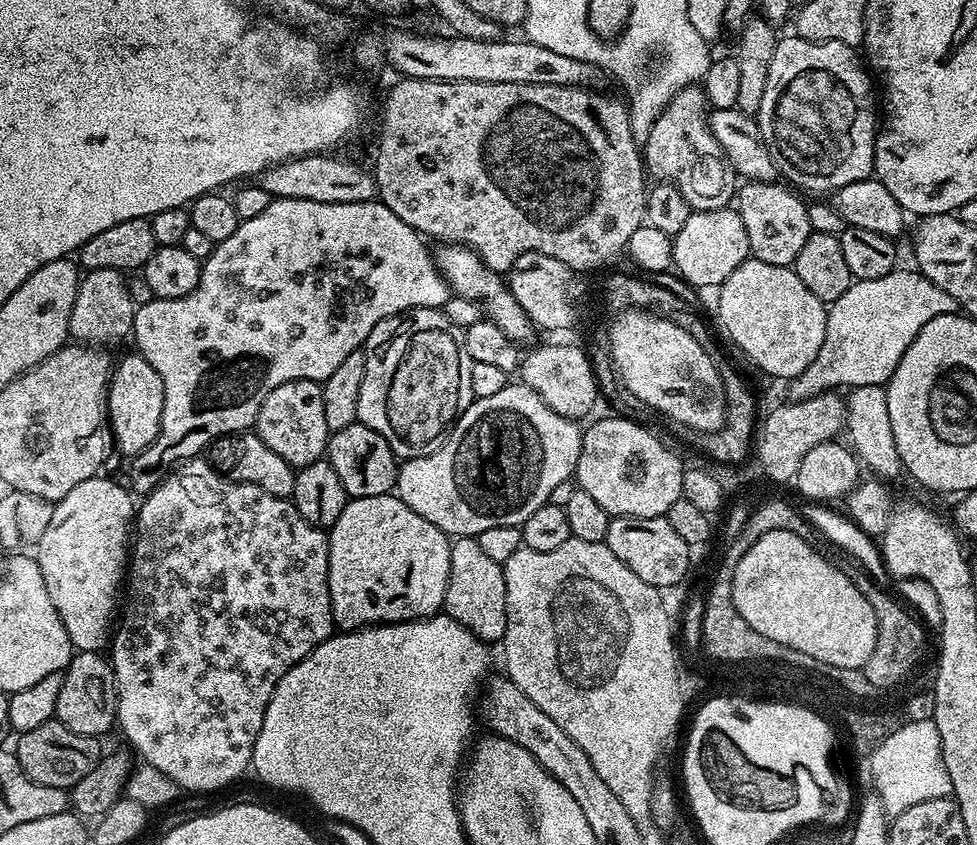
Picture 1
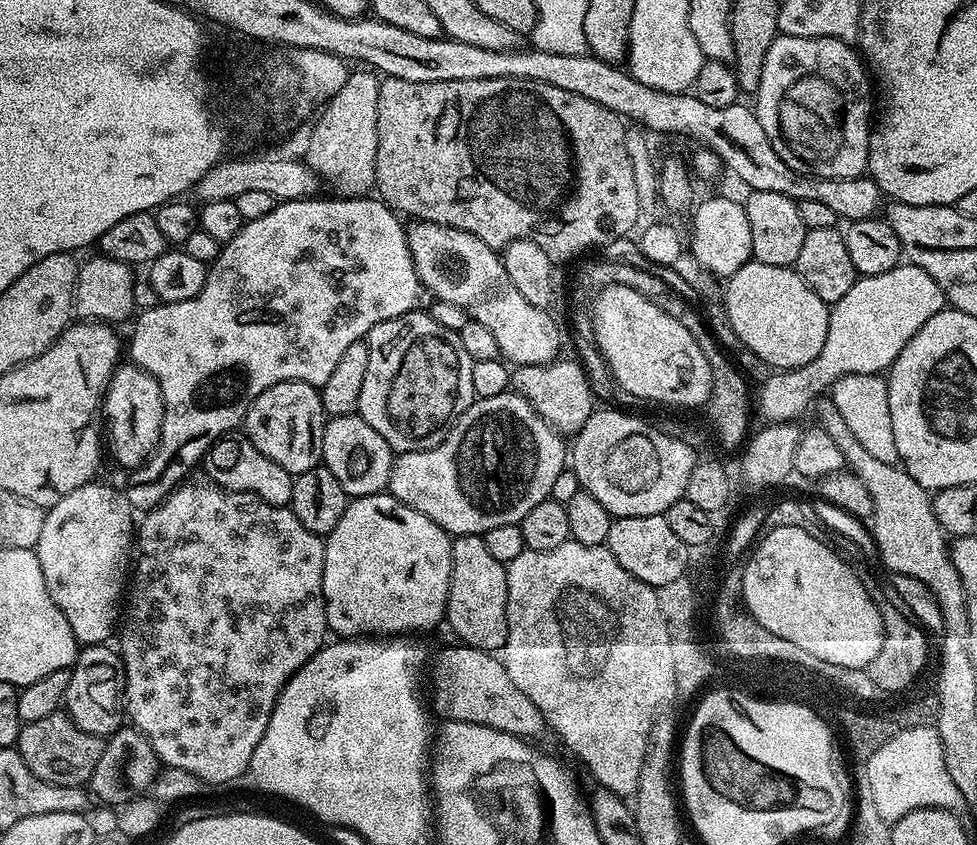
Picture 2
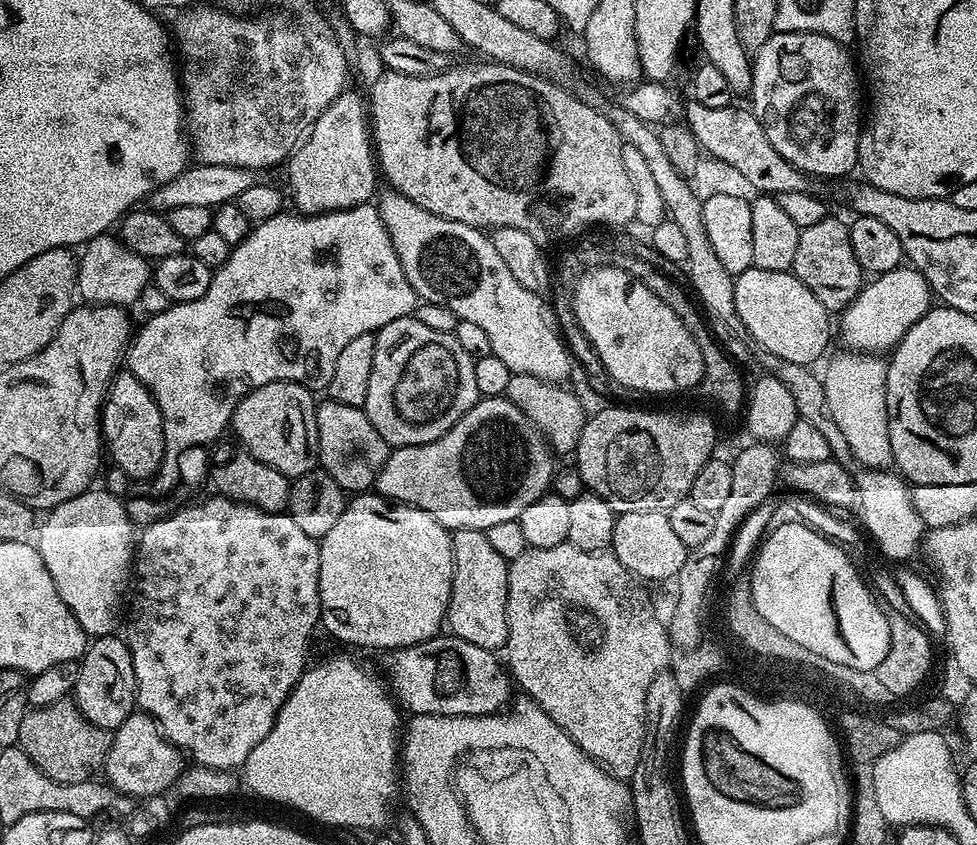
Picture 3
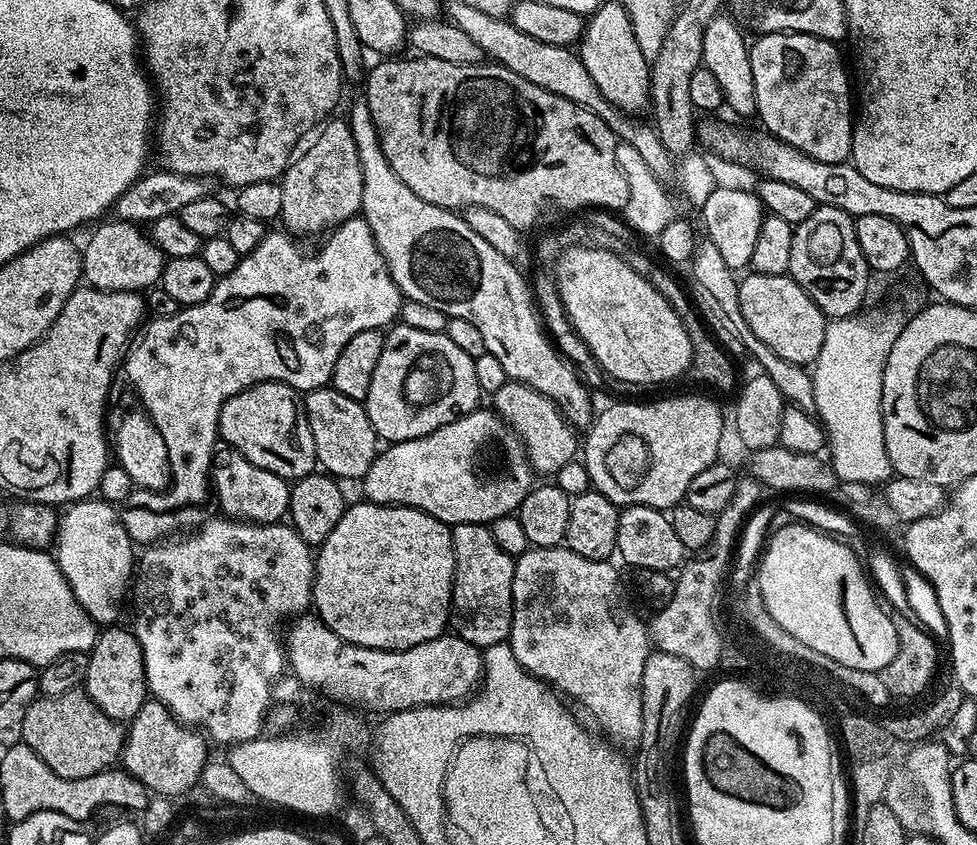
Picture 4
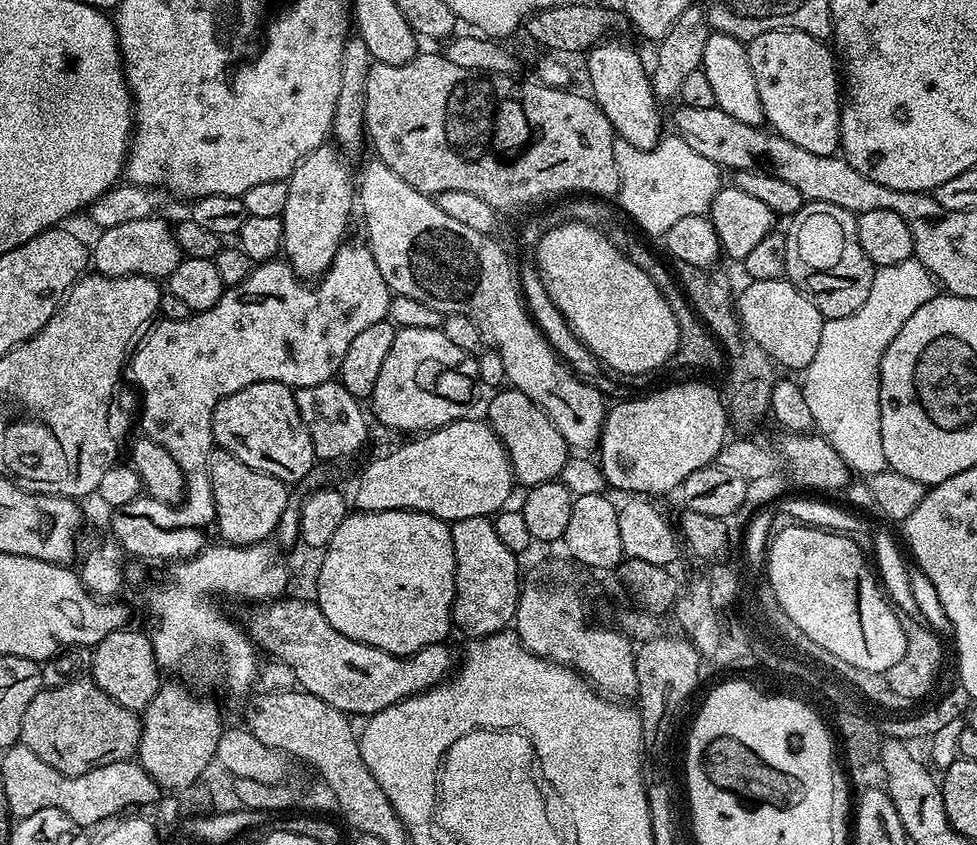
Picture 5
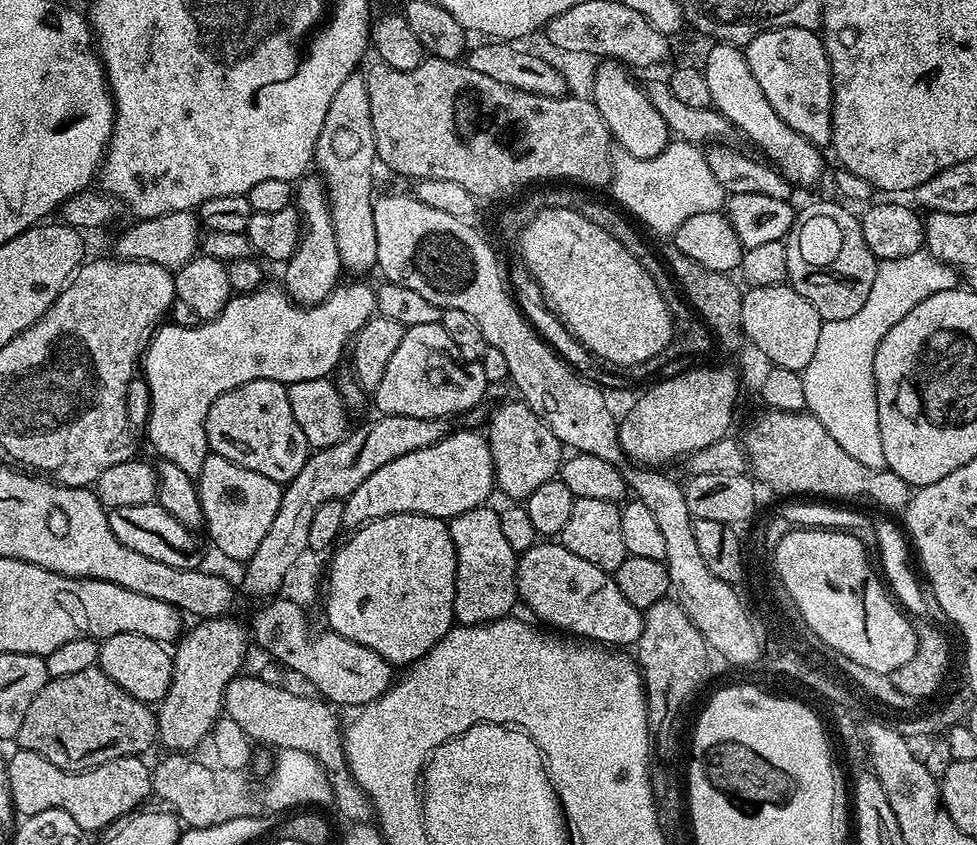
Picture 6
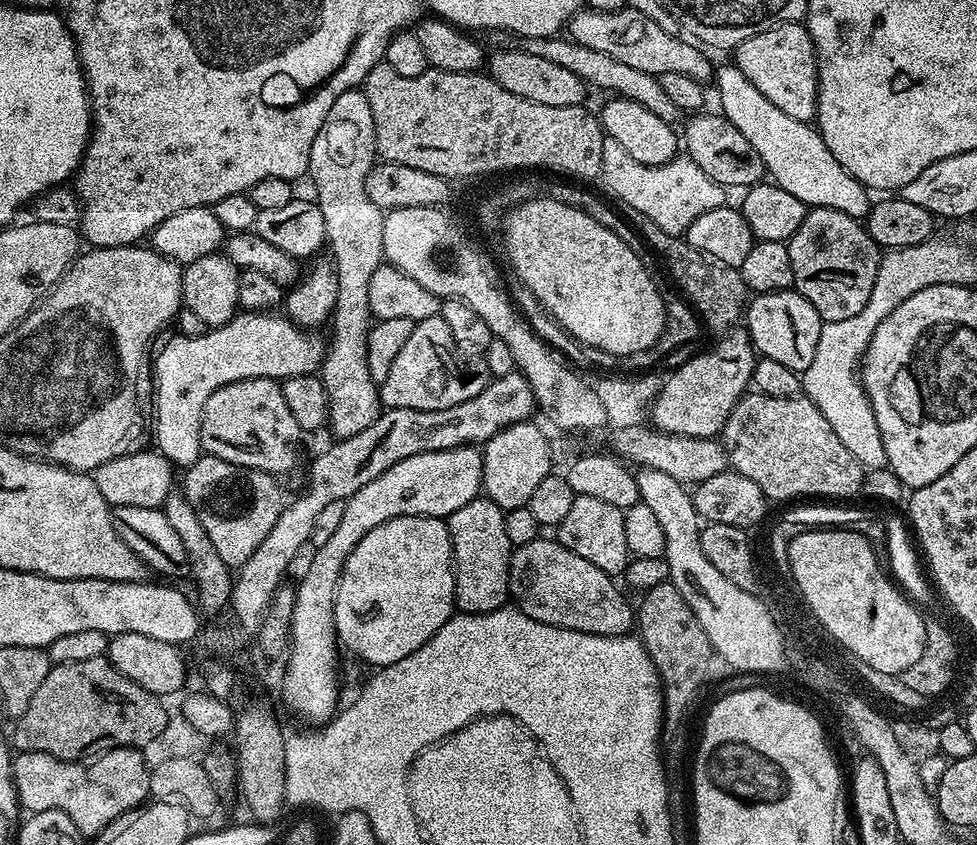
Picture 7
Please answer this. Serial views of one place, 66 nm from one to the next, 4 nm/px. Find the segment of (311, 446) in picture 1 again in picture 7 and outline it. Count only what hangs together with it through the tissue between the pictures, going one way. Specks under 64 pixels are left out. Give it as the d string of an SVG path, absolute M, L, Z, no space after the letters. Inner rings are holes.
M250 378L230 382L214 390L202 410L201 449L231 464L273 474L288 472L300 456L300 439L298 422L294 422L280 384L274 380Z

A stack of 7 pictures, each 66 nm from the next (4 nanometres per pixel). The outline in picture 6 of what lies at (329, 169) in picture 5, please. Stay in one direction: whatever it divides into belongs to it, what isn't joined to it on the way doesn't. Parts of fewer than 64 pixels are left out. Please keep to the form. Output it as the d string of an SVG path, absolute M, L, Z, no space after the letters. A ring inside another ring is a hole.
M313 176L303 177L294 190L294 206L301 215L300 244L283 265L282 287L295 304L318 304L326 299L341 283L342 267L338 246L334 239L332 215L329 212L328 193L322 180Z

